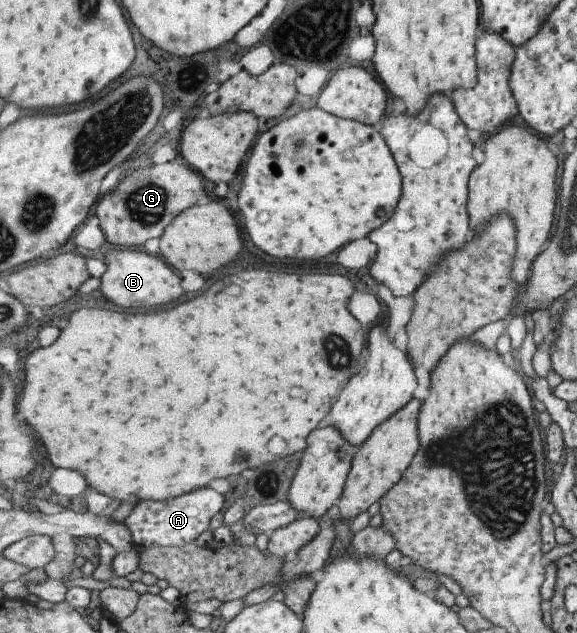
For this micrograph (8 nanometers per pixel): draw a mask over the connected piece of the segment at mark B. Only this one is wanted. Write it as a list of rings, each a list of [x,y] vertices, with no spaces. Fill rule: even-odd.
[[[143,249],[112,250],[106,253],[108,271],[102,277],[100,291],[112,303],[126,309],[152,309],[168,305],[184,295],[182,279],[171,264],[166,265],[160,257],[147,254]]]

